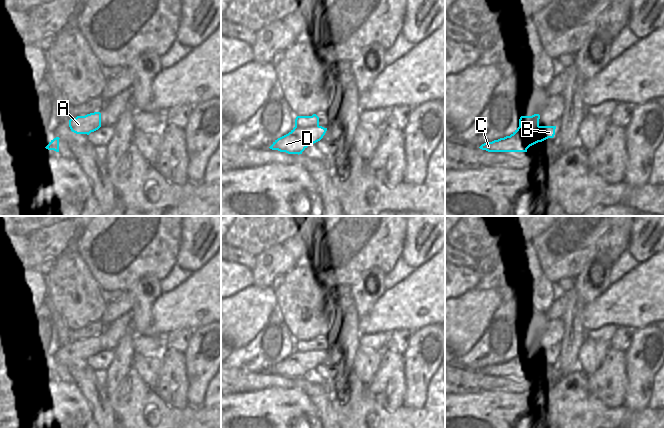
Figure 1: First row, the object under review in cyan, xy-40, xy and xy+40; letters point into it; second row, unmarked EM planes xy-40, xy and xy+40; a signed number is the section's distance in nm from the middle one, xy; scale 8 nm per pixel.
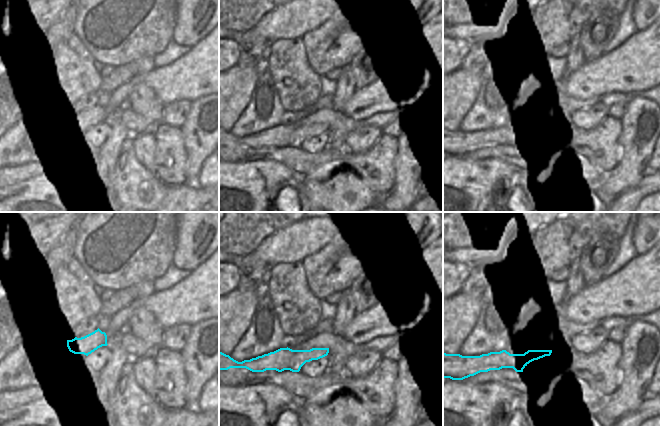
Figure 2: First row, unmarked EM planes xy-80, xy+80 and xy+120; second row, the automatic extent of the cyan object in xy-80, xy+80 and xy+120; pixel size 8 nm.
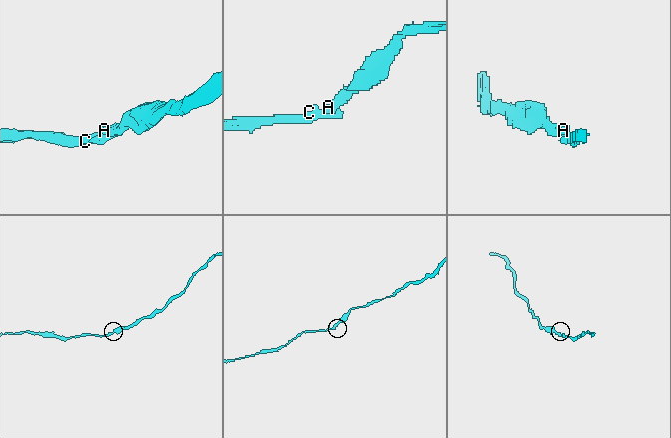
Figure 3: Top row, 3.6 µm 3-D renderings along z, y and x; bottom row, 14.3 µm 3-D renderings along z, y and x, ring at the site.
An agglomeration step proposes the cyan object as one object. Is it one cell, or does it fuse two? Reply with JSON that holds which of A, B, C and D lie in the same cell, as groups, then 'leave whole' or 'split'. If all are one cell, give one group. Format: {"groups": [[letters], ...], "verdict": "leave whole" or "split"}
{"groups": [["A", "B", "C", "D"]], "verdict": "leave whole"}

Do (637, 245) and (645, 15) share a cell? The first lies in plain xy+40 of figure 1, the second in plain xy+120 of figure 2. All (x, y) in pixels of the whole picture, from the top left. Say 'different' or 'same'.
same

